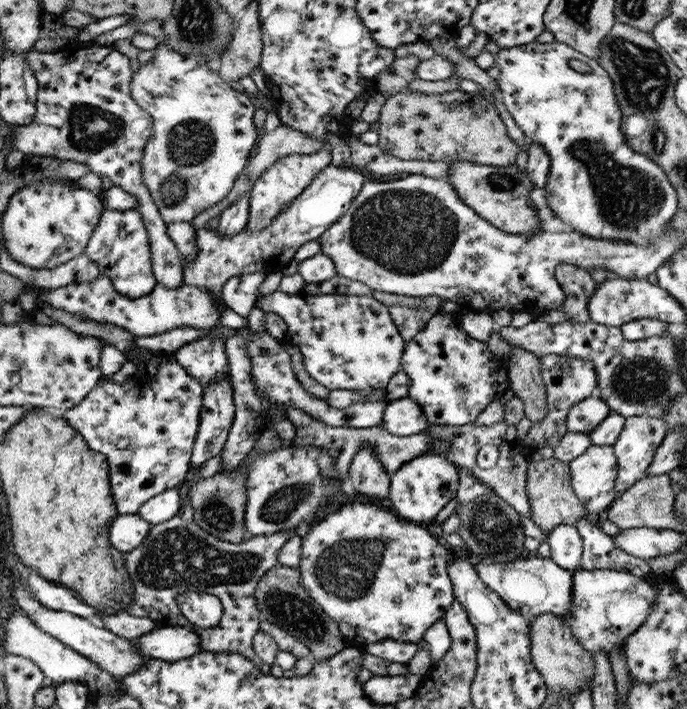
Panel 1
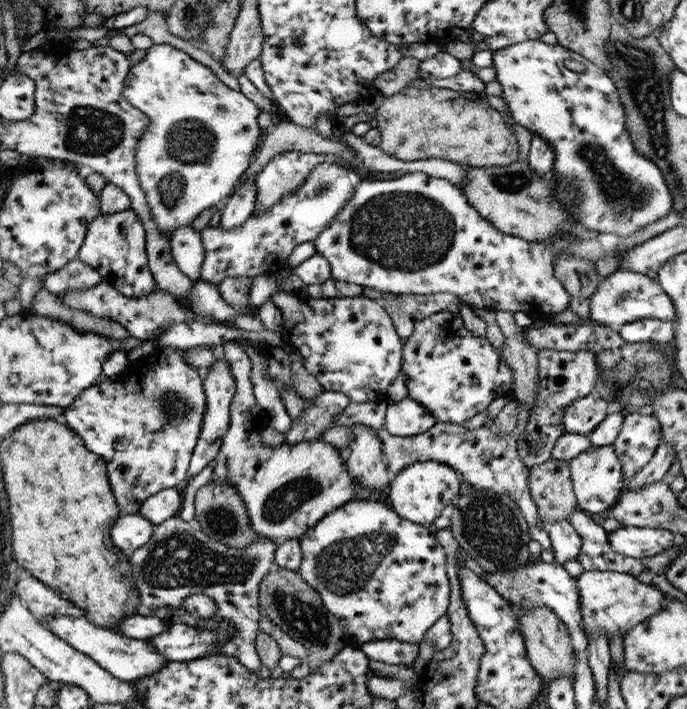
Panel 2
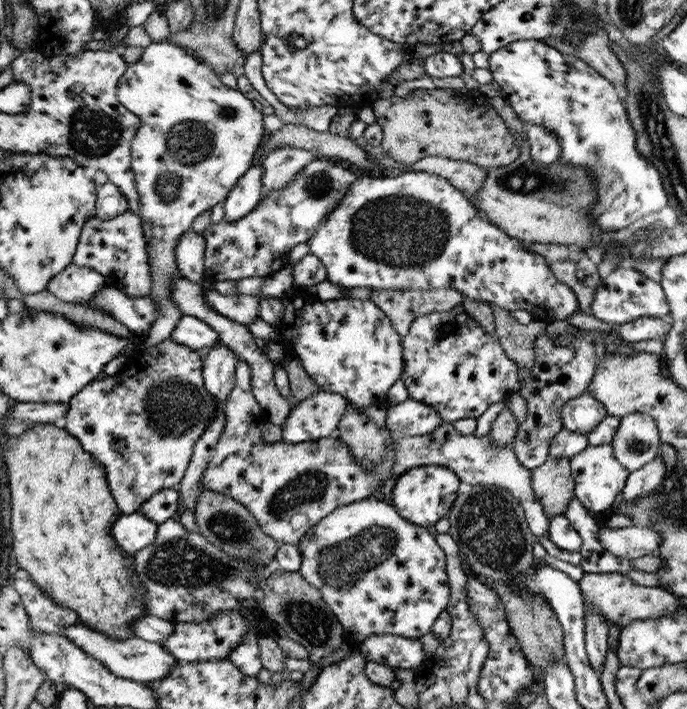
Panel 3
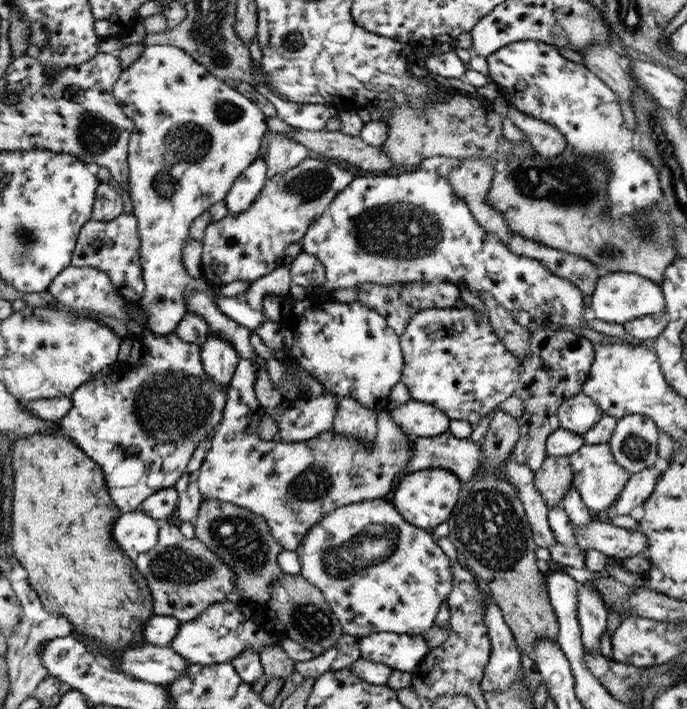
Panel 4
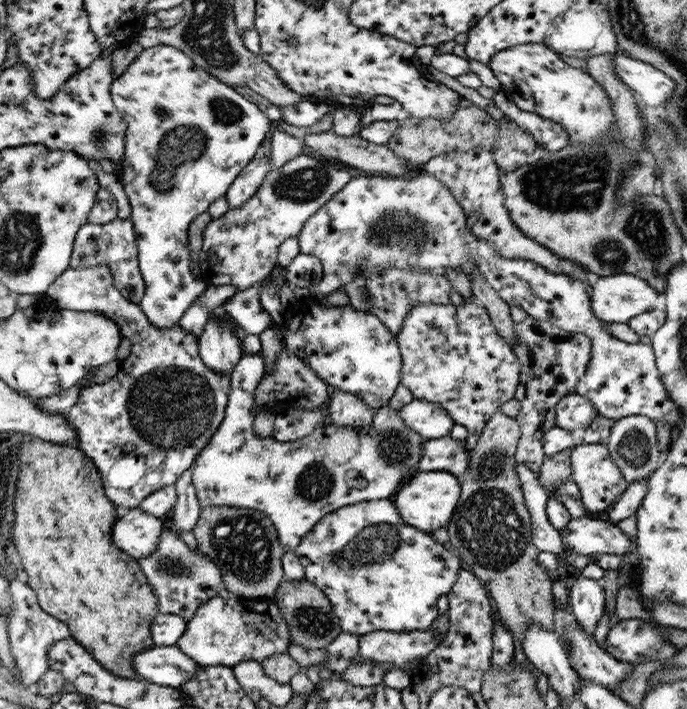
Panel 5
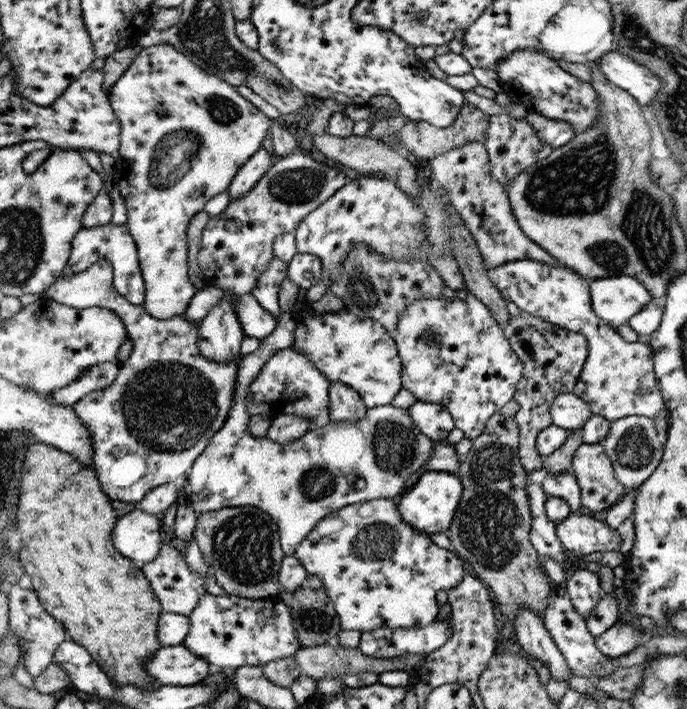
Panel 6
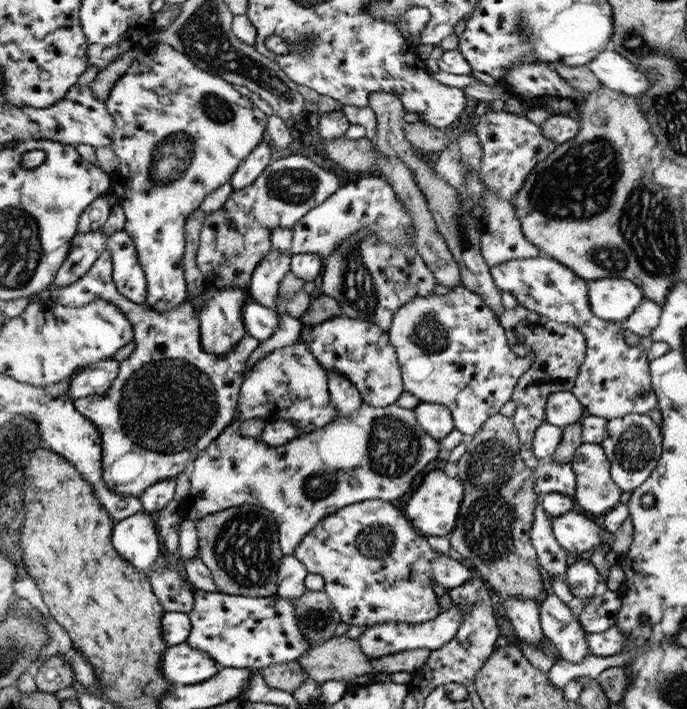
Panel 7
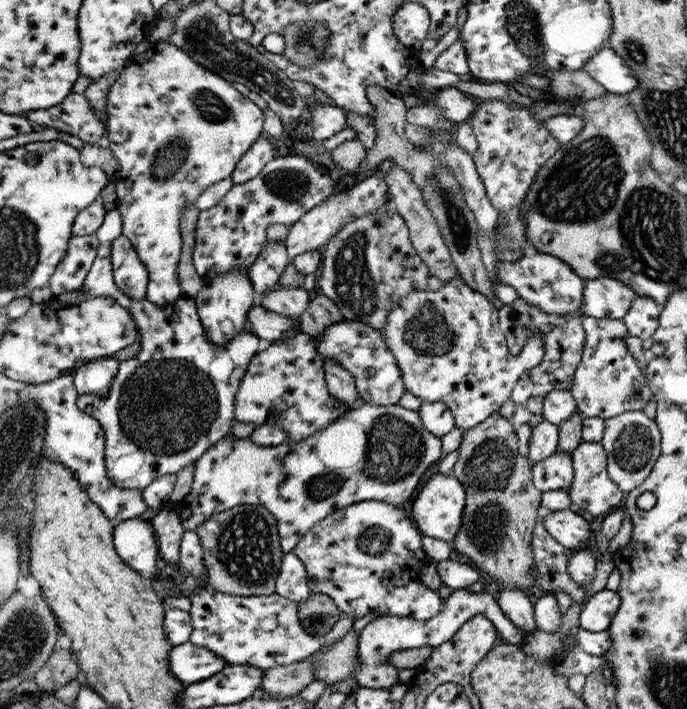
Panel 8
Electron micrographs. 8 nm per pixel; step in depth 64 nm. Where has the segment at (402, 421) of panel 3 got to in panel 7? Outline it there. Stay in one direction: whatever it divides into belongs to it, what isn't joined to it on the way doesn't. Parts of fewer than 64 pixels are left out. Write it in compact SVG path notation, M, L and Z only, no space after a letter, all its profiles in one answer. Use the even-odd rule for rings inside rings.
M420 403L414 413L418 424L438 441L455 429L450 409L442 404Z

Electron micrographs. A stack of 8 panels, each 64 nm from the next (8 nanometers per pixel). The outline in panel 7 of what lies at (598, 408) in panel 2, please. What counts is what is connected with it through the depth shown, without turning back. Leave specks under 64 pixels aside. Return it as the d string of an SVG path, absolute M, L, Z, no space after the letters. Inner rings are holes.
M570 391L556 392L546 401L547 422L564 427L574 424L586 416L584 408Z

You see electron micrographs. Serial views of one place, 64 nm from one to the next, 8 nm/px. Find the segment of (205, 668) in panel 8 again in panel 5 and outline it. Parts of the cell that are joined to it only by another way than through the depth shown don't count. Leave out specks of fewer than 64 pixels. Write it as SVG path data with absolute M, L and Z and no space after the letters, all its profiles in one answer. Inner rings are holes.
M177 645L152 647L132 657L133 669L140 679L178 688L195 677L200 664L184 654Z

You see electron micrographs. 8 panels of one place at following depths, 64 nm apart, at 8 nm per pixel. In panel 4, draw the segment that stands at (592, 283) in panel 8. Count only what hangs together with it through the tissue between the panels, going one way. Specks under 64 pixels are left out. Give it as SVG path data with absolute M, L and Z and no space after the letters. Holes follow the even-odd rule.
M614 272L598 278L589 302L589 310L599 320L624 325L644 314L663 313L665 304L662 288L638 274Z

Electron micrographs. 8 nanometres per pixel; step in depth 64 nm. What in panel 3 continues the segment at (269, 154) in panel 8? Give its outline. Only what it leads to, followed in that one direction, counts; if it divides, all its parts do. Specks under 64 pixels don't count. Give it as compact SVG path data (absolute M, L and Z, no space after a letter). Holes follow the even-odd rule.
M262 164L251 166L246 173L240 177L239 182L231 194L223 201L224 218L226 222L238 222L244 218L261 201L262 187L261 178L263 173Z

